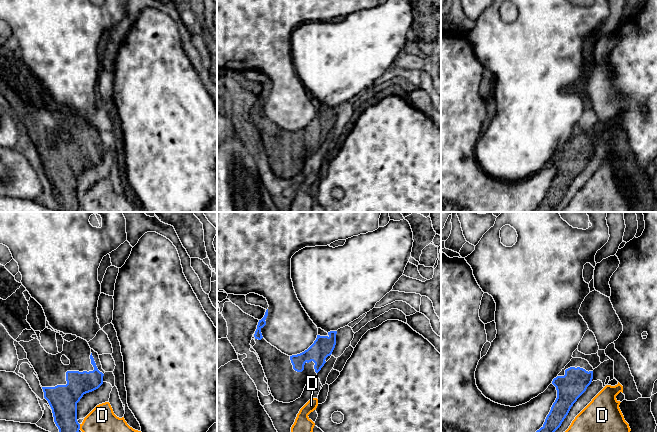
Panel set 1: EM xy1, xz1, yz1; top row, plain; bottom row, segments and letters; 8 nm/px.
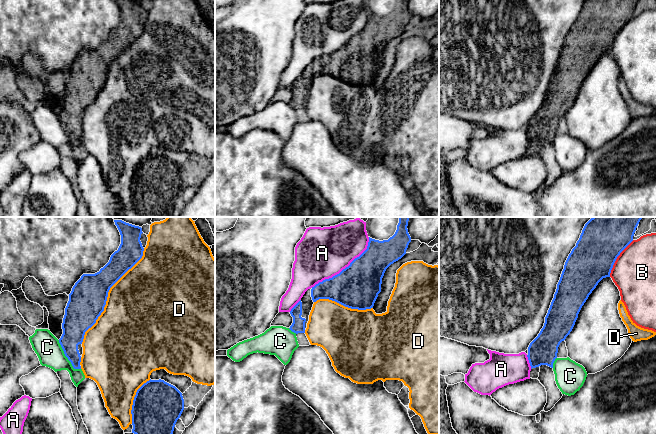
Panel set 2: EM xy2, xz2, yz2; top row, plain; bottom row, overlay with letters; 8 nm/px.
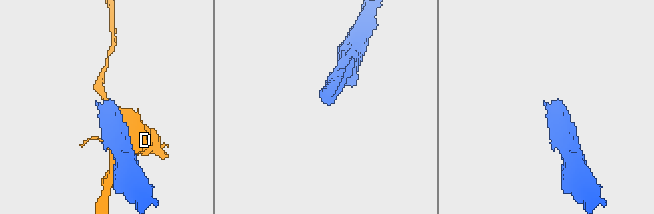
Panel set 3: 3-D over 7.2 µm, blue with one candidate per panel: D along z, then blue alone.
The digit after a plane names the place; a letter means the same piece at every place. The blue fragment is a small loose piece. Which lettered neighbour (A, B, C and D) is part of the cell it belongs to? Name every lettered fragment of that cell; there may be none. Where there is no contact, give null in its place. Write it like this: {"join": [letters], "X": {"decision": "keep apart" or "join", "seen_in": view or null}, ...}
{"join": [], "A": {"decision": "keep apart", "seen_in": "xz2"}, "B": {"decision": "keep apart", "seen_in": "yz2"}, "C": {"decision": "keep apart", "seen_in": "xy2"}, "D": {"decision": "keep apart", "seen_in": "xy2"}}

